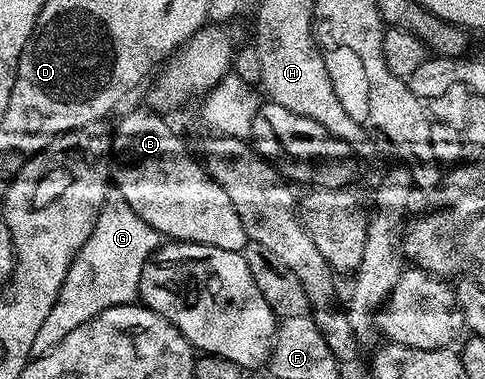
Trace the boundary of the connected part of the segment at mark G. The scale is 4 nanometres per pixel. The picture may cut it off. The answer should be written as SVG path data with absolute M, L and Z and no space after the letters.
M114 185L108 186L107 196L101 205L101 213L97 217L97 225L93 225L93 233L89 233L89 241L85 241L85 245L81 245L81 249L77 253L77 257L73 261L73 265L69 269L69 273L65 273L65 281L61 285L61 289L57 293L57 301L53 305L53 309L49 309L49 317L45 317L45 322L41 324L41 329L37 332L40 341L58 341L69 337L69 333L73 333L73 329L77 329L81 325L85 325L85 321L89 321L93 317L97 317L97 313L101 313L110 307L117 305L125 305L126 303L134 303L139 299L139 282L141 281L141 273L146 269L147 264L151 262L157 248L160 246L161 239L158 234L152 232L149 225L145 225L145 221L141 221L141 217L137 217L137 213L133 213L133 209L129 209L129 201L125 201L125 197L121 197L121 193Z

